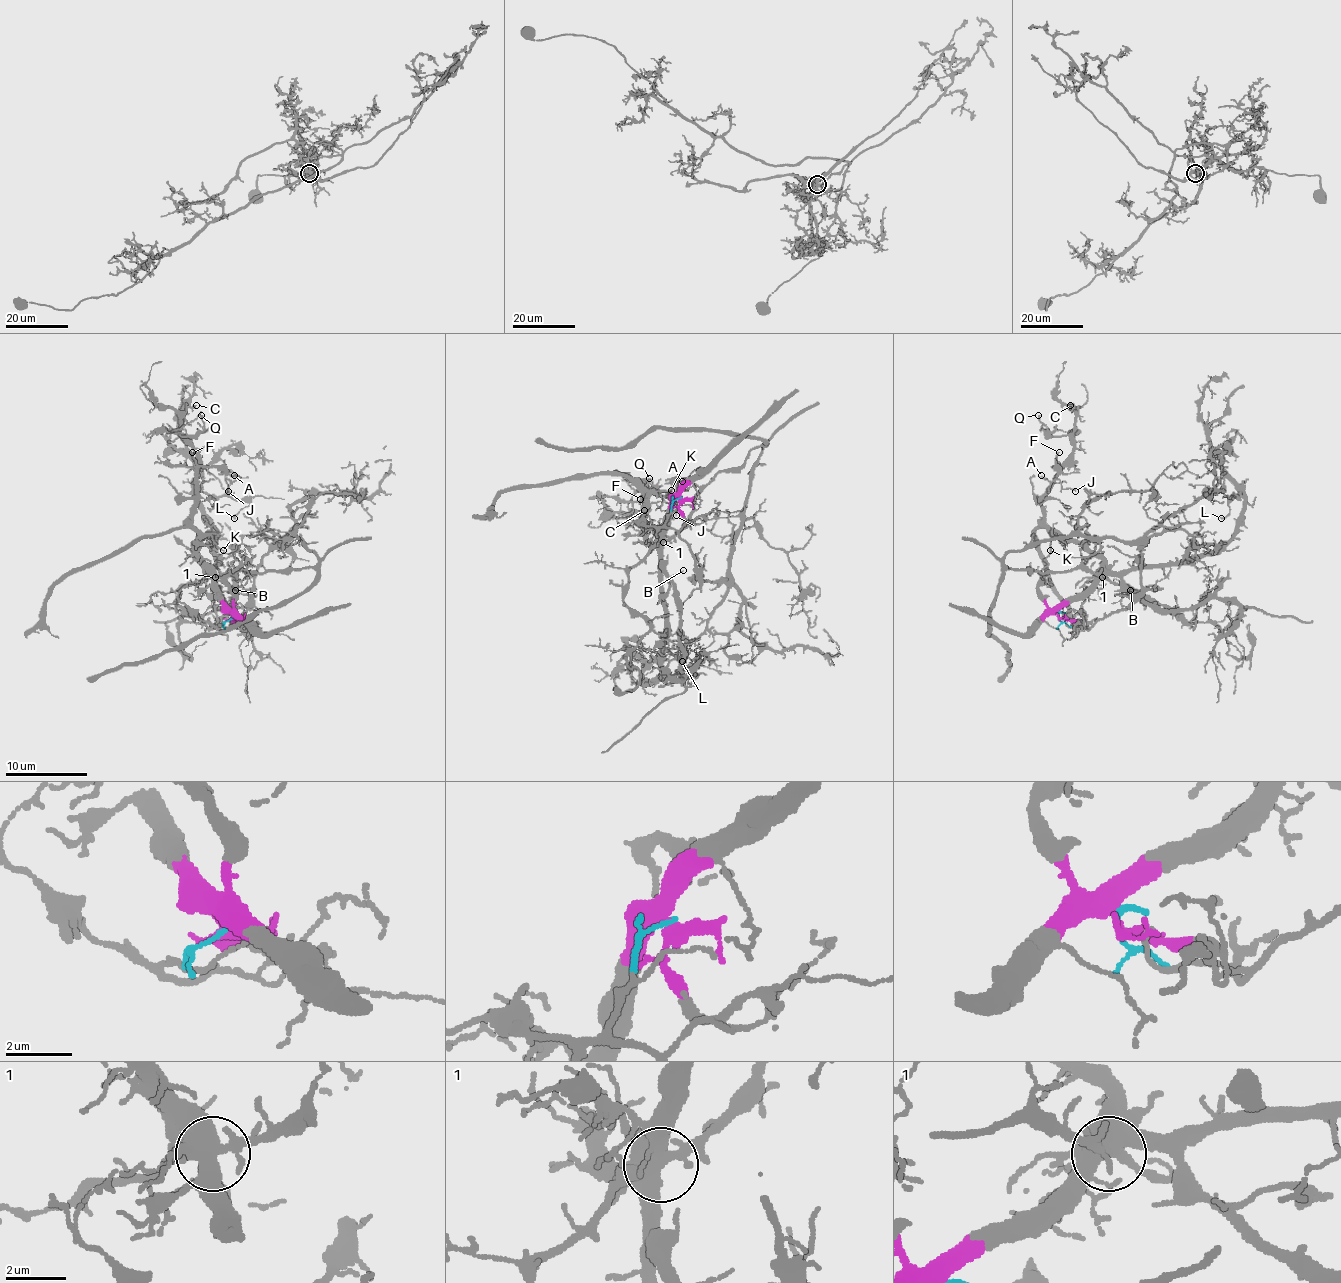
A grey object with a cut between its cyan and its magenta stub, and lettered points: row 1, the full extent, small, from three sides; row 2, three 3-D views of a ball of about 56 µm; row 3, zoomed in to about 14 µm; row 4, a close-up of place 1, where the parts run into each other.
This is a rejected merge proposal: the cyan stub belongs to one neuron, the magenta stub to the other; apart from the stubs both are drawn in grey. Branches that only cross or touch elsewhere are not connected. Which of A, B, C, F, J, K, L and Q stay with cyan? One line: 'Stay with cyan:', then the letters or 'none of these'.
Stay with cyan: none of these

